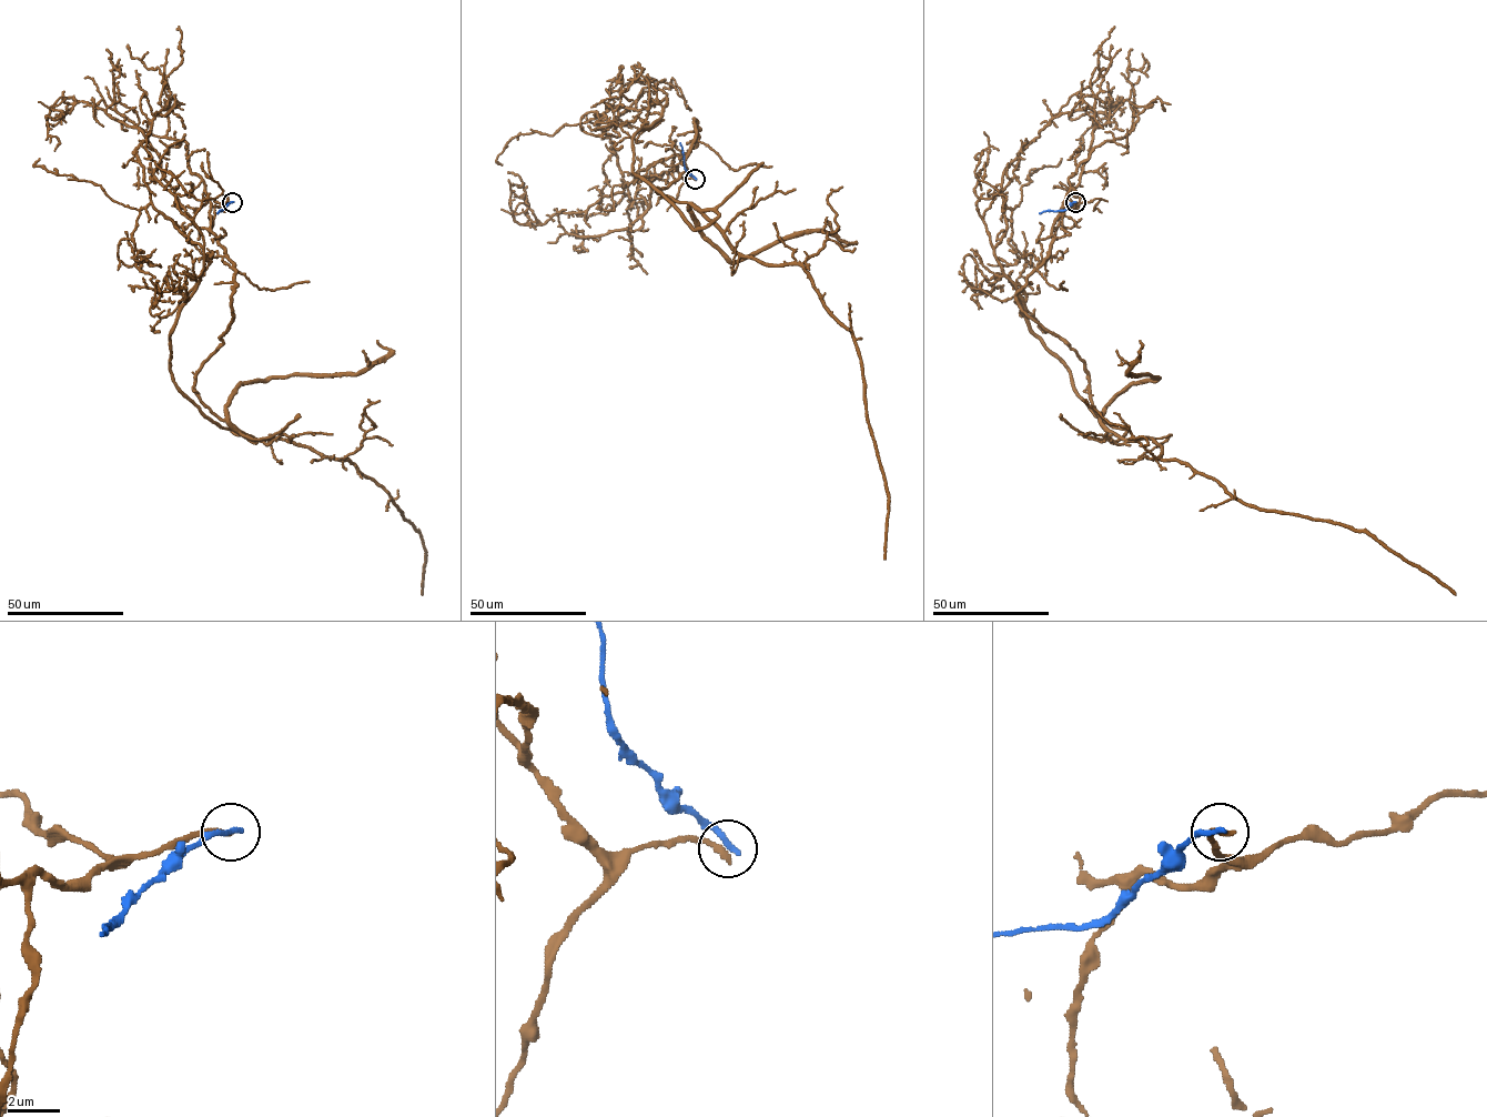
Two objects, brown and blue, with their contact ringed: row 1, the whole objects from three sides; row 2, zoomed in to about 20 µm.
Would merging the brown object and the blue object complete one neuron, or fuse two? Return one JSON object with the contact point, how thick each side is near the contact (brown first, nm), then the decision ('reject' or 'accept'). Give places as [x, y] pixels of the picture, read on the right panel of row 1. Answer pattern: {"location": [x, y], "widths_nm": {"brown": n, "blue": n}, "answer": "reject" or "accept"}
{"location": [1075, 202], "widths_nm": {"brown": 200, "blue": 240}, "answer": "reject"}

